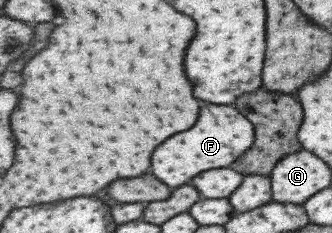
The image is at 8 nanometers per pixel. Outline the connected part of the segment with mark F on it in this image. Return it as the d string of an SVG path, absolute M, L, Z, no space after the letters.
M203 105L197 121L189 129L157 145L151 157L151 173L171 189L181 187L209 168L229 168L236 157L251 147L253 138L251 122L237 113L233 105Z

